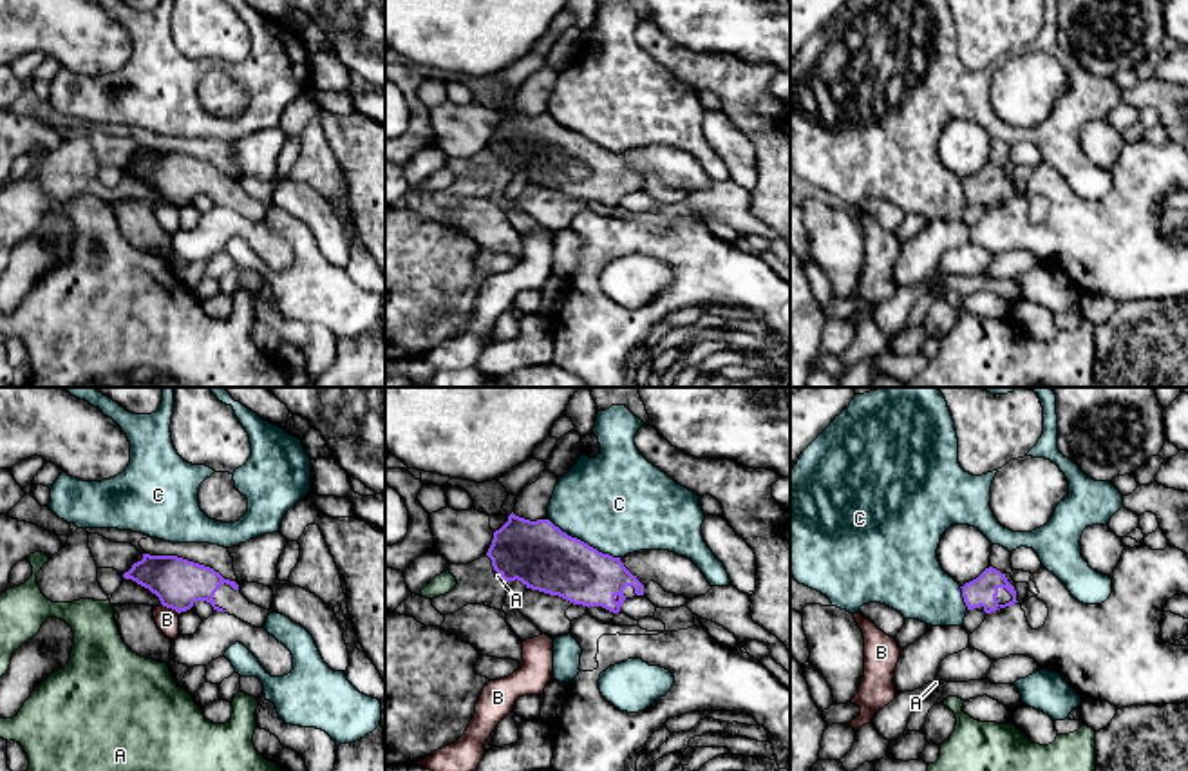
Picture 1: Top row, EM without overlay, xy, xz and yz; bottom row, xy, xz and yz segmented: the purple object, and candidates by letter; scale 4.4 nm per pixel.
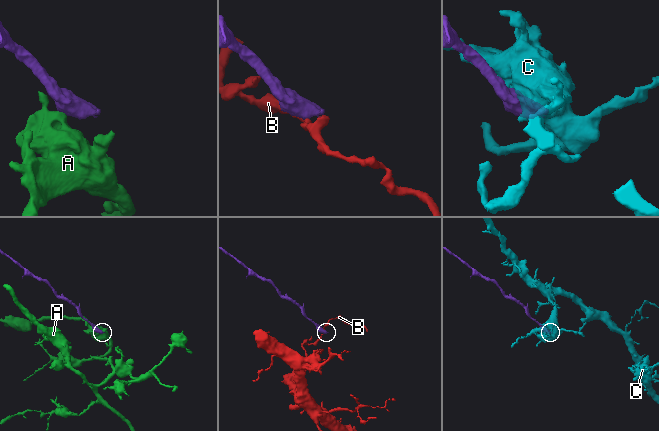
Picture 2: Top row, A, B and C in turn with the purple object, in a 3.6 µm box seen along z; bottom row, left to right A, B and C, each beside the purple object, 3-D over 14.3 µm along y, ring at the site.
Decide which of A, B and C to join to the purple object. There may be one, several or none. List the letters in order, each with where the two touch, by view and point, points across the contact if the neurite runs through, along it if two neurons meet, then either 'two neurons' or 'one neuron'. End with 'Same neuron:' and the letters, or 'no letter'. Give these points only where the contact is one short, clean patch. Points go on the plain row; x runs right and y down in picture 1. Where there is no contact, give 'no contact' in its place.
A: meets purple in xz at (499, 167); border along xz (494, 163), (503, 172); two neurons
B: meets purple in xy at (170, 201); border along xy (163, 199), (178, 209); two neurons
C: meets purple in xz at (583, 136); two neurons
Same neuron: no letter

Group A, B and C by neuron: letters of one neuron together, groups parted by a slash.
A / B / C

